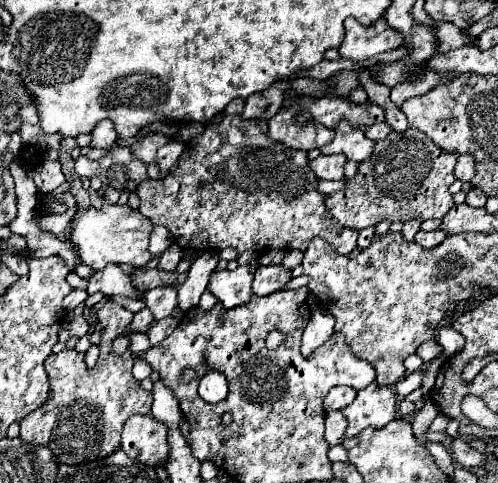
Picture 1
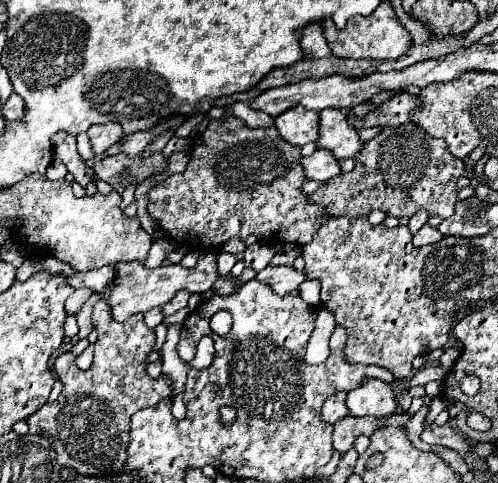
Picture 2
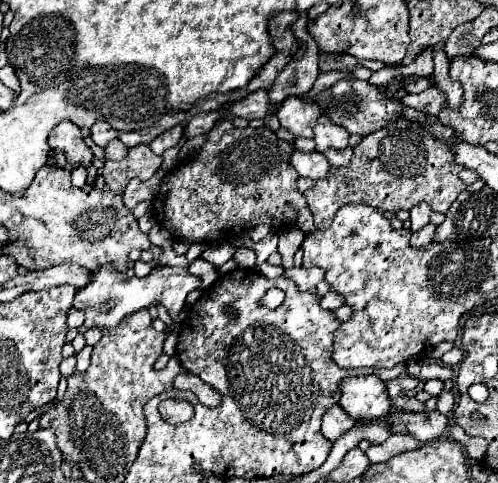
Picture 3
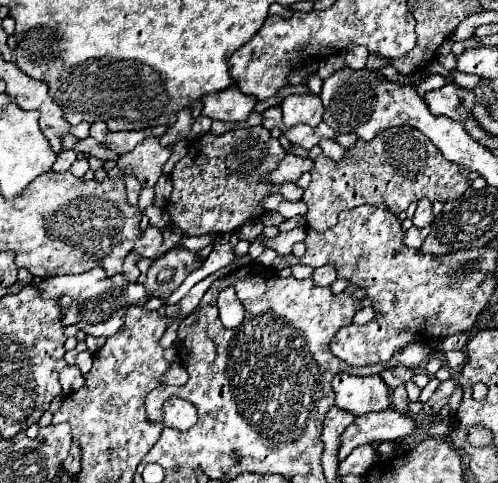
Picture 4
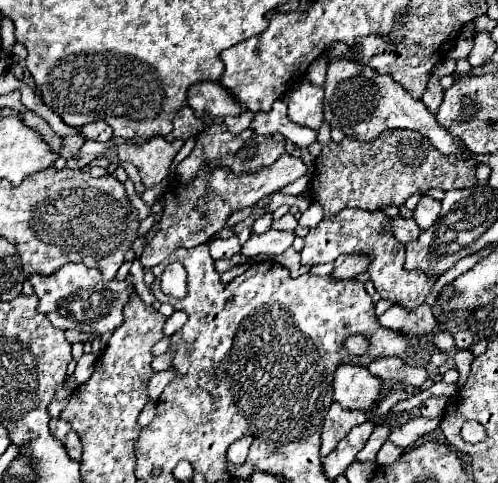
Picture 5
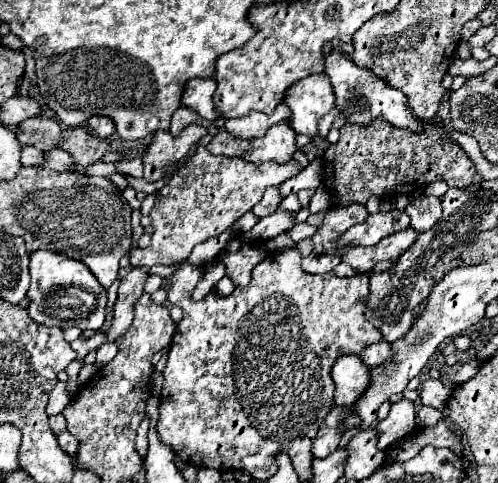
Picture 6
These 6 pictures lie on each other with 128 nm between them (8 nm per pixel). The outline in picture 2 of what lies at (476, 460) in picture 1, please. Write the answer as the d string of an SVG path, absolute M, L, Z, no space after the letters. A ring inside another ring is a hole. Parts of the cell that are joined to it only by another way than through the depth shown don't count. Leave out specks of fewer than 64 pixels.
M428 424L424 426L424 432L420 436L426 444L442 444L442 446L448 446L452 450L456 450L462 458L472 450L470 442L460 436L458 432L454 432L454 428L450 424L444 424L444 426L438 426L438 424Z

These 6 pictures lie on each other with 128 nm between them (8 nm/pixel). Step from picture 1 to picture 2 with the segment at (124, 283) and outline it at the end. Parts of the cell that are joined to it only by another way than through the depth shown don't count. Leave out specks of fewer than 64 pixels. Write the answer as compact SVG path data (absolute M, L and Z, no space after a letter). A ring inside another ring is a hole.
M104 266L104 268L98 268L98 270L76 272L74 276L68 276L66 280L72 288L88 286L94 292L100 292L100 288L104 288L104 284L108 284L108 280L112 280L112 266Z

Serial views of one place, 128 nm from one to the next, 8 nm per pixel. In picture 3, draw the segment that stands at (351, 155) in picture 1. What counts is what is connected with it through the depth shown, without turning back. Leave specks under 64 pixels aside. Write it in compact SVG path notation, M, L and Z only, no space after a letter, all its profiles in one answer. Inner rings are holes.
M320 116L318 126L314 128L314 142L316 152L324 152L326 148L346 148L348 146L348 132L344 128L338 128L328 120L328 116Z

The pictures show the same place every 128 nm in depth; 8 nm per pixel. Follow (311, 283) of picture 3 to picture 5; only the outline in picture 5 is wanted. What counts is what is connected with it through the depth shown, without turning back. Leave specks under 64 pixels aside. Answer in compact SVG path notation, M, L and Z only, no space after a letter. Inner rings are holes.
M344 254L334 262L336 264L334 278L338 278L338 280L356 278L370 266L368 262L370 262L370 254L362 254L362 256L360 254Z

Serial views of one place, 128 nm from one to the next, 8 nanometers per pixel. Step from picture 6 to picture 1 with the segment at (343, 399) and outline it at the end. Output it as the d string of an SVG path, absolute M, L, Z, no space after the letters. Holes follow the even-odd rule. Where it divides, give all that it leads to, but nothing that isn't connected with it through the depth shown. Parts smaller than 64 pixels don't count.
M372 382L370 386L358 390L358 396L352 404L342 408L342 414L350 422L346 438L358 436L368 426L382 428L396 418L396 394L392 388Z

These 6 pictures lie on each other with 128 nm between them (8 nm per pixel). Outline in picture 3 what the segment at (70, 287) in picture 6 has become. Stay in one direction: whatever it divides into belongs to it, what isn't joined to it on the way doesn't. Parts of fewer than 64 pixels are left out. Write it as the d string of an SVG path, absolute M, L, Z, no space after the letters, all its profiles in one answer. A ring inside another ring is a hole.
M100 266L98 272L92 274L90 282L84 288L76 290L72 306L84 312L86 328L116 328L116 324L120 324L120 320L126 316L153 304L164 304L166 308L170 308L168 310L170 316L176 321L175 323L179 324L178 314L184 307L184 298L188 296L188 292L196 290L198 286L200 286L200 278L176 266L156 268L146 278L136 278L136 276L128 278L126 274L114 274L110 266ZM110 298L112 298L112 308L108 302Z

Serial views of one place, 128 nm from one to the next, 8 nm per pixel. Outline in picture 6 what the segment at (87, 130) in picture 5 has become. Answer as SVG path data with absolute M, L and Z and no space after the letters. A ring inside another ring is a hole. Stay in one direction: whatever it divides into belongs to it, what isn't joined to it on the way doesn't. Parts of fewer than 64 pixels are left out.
M92 116L88 120L88 128L92 130L92 134L100 136L100 138L110 138L116 130L114 122L108 118L108 116Z

